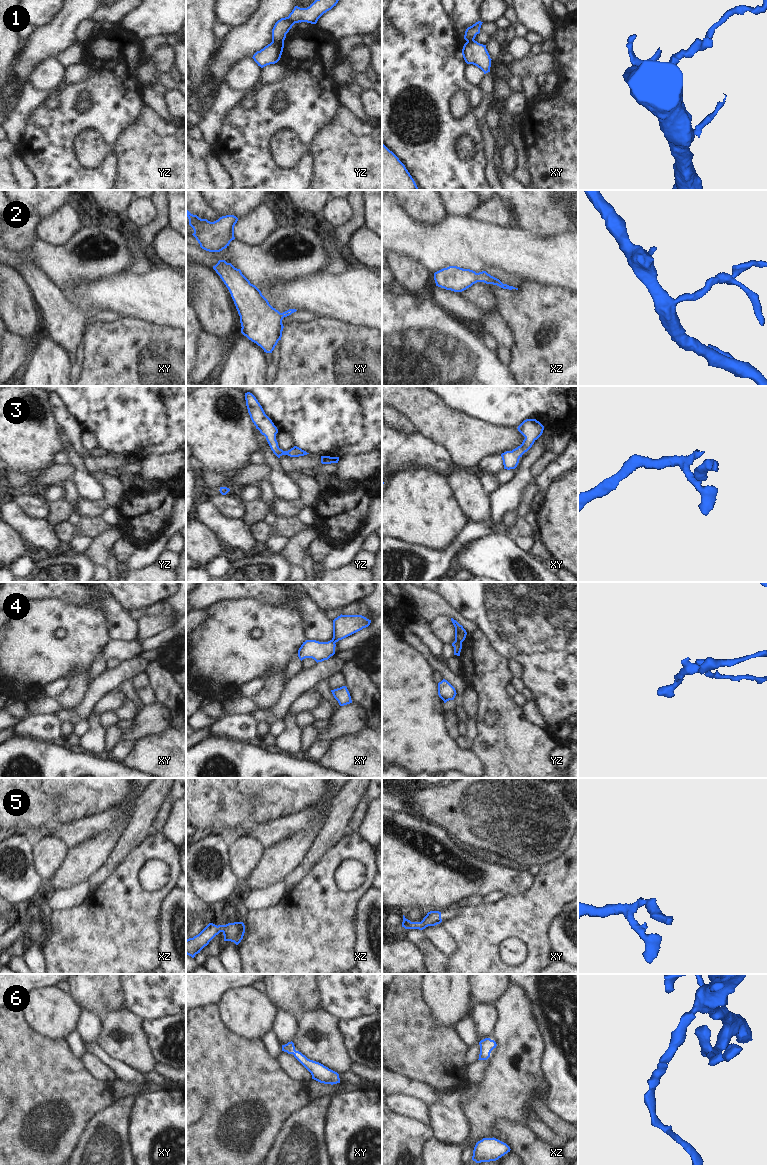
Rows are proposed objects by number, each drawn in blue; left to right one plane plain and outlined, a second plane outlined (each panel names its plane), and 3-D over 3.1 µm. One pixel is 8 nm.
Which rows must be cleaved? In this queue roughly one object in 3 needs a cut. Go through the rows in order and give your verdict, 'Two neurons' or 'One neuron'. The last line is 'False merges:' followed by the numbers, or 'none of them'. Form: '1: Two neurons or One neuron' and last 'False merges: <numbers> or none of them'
1: Two neurons
2: One neuron
3: One neuron
4: Two neurons
5: One neuron
6: One neuron
False merges: 1, 4.

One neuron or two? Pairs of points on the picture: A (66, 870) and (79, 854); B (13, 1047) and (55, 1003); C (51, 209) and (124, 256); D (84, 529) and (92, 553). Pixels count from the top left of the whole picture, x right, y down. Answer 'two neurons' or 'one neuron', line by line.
A: one neuron
B: two neurons
C: two neurons
D: two neurons

